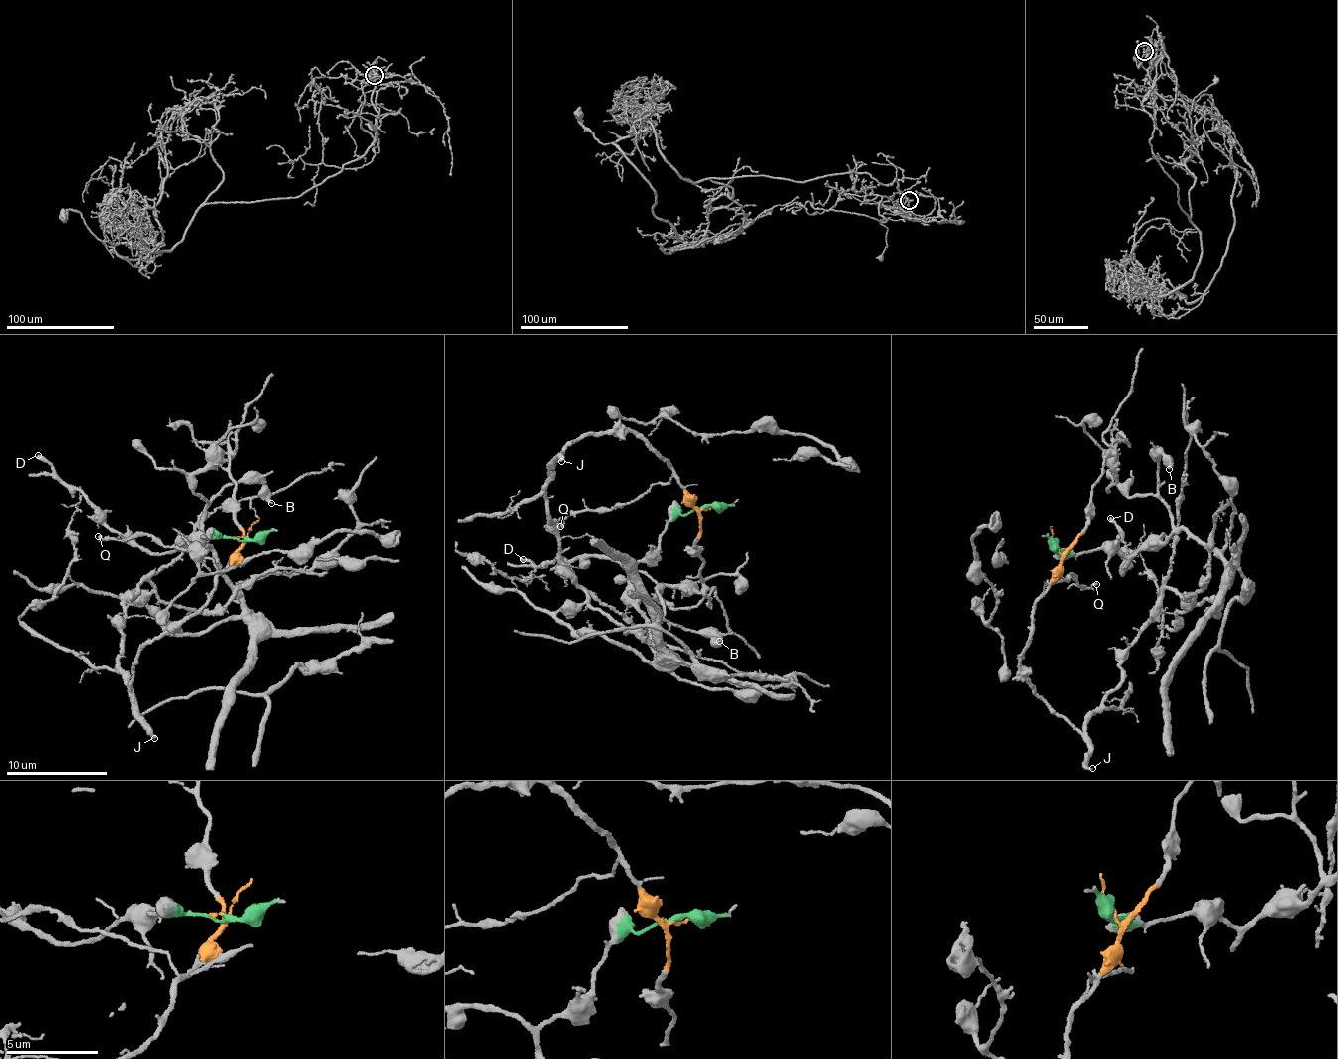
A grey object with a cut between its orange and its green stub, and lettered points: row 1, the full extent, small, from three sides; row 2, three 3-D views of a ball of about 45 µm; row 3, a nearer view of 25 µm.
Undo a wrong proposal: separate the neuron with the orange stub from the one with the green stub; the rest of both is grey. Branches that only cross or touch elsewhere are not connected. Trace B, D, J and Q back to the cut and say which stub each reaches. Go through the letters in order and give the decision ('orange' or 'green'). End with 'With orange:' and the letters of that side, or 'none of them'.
B: green
D: green
J: orange
Q: orange
With orange: J, Q

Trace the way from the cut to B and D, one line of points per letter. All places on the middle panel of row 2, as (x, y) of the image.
B: (701, 509), (673, 516), (657, 547), (630, 569), (631, 601), (654, 625), (663, 620), (681, 625), (720, 642)
D: (701, 509), (673, 516), (657, 547), (627, 566), (591, 555), (567, 563), (556, 558), (536, 567), (522, 559)

